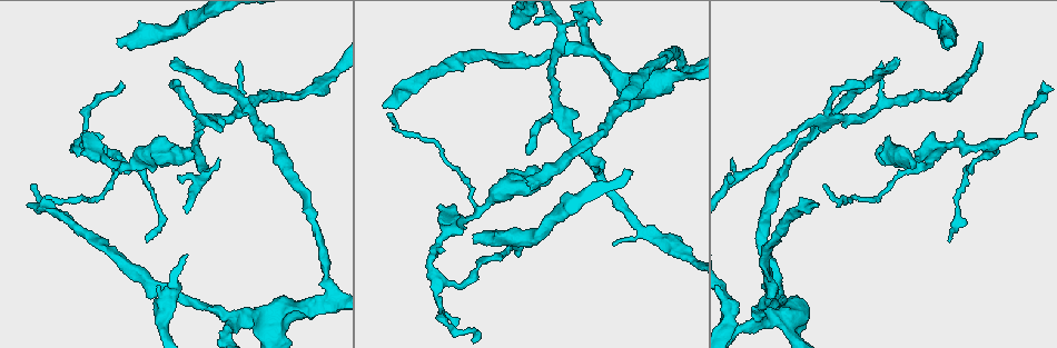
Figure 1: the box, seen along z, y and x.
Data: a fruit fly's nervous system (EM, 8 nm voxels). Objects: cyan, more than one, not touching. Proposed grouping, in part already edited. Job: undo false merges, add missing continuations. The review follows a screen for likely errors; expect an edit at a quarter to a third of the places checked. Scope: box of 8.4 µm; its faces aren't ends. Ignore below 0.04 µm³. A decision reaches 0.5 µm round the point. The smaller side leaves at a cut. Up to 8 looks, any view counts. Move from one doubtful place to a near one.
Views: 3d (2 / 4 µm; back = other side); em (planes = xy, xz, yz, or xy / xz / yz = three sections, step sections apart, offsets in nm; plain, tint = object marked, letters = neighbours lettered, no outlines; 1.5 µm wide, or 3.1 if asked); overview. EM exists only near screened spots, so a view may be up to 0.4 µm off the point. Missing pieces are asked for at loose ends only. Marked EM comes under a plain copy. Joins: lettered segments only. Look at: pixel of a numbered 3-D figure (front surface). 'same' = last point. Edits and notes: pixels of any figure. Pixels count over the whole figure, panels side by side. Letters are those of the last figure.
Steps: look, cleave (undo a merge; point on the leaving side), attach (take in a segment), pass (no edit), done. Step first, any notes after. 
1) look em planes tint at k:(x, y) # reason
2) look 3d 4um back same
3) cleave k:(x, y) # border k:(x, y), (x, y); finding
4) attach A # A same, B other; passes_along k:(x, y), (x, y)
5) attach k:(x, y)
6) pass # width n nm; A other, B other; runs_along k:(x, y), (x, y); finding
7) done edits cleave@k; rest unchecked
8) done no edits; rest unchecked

look em planes letters at 1:(952, 42) # stops while still wide

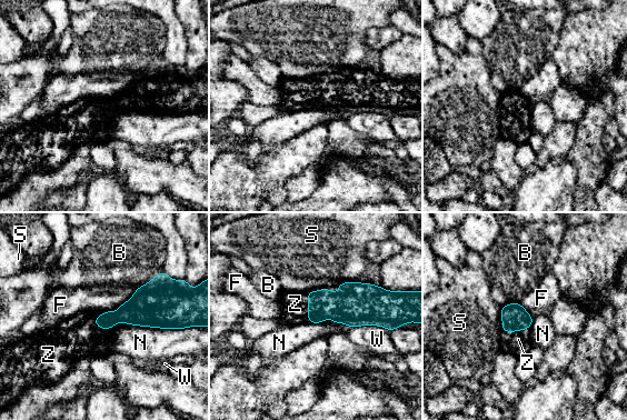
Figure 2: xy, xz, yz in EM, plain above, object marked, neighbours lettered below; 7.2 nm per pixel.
attach Z # longest_contact N 500 nm; B other, F other, N other, S other, W other, Z same; passes_along 2:(342, 308), (308, 307), (295, 303); it goes on there

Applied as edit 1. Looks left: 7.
look 3d 2um back at 1:(927, 166) # sudden change in width

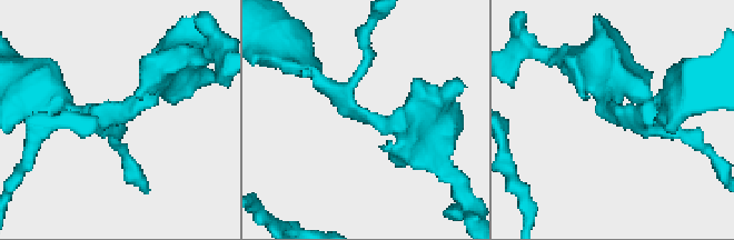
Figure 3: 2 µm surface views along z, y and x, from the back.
look em xz step 8 tint at 3:(619, 115)

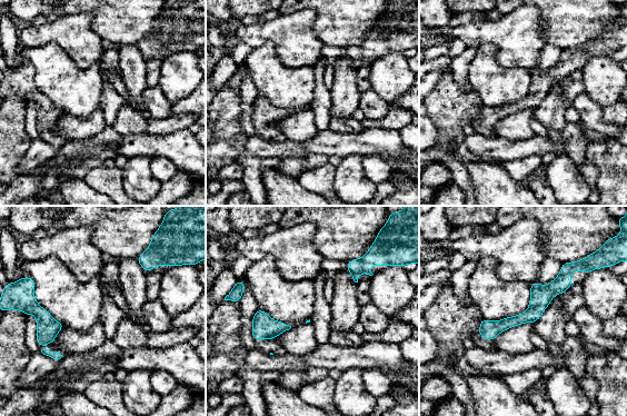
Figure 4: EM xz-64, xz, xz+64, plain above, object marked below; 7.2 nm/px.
look em planes letters same

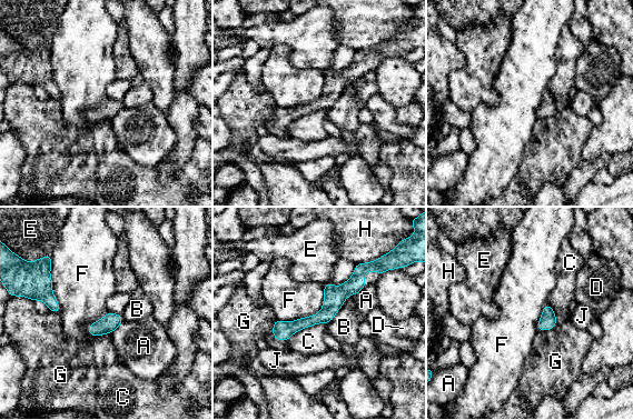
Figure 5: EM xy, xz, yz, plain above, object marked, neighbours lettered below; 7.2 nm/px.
pass # width 120 nm; A other, B other, C other, D other, E other, F other, G other, H other, J other; runs_along 5:(364, 266), (318, 318), (275, 333); one neuron here

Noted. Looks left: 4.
look 3d 2um at 1:(193, 155) # stops while still wide

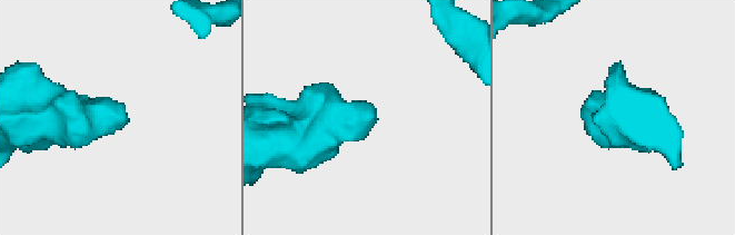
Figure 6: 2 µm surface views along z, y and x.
look em xy step 8 letters at 6:(375, 111) # now the EM

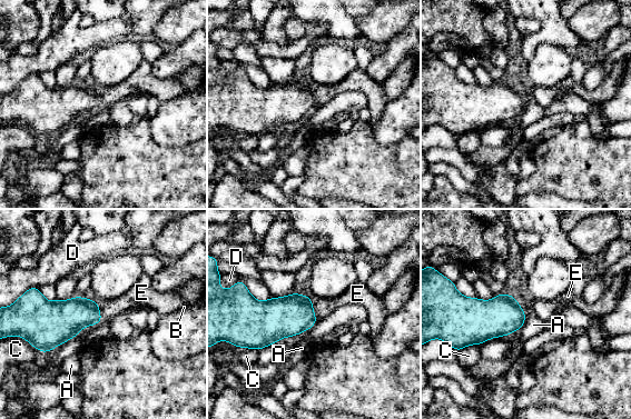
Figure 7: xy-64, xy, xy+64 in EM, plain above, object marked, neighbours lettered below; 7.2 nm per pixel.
look em planes letters same

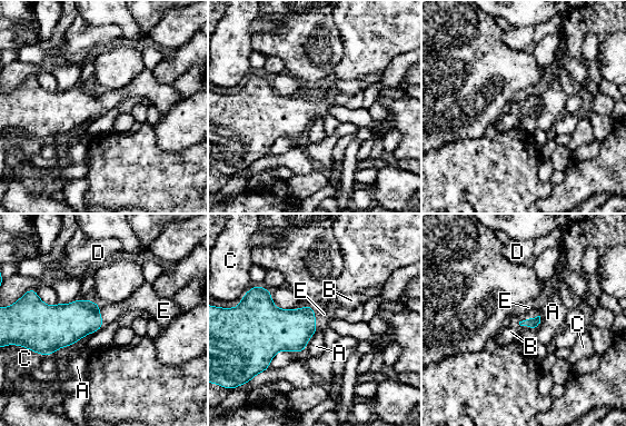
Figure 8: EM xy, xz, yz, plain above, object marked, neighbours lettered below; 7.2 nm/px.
attach E # longest_contact A 190 nm; A other, B other, C other, D other, E same; passes_along 8:(282, 329), (315, 319), (324, 314); the neuron continues

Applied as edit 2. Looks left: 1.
done edits attach@2, attach@8; rest unchecked

